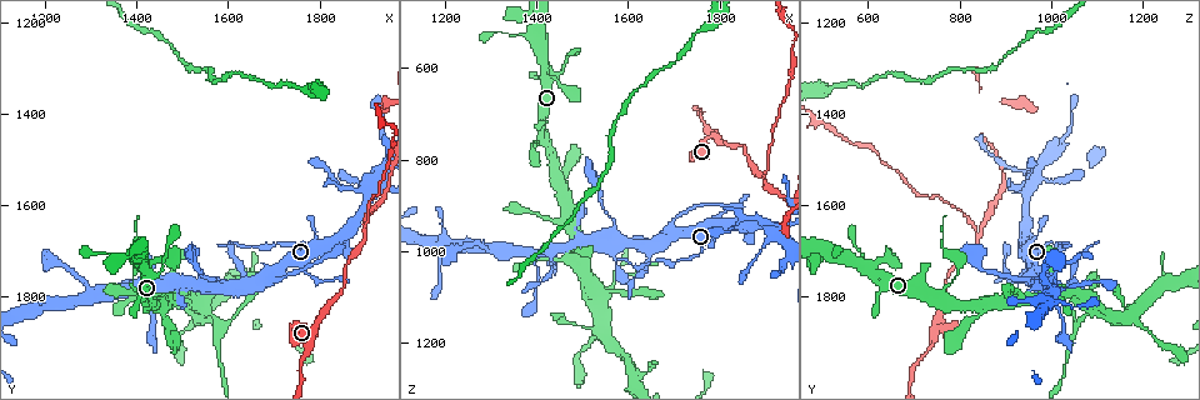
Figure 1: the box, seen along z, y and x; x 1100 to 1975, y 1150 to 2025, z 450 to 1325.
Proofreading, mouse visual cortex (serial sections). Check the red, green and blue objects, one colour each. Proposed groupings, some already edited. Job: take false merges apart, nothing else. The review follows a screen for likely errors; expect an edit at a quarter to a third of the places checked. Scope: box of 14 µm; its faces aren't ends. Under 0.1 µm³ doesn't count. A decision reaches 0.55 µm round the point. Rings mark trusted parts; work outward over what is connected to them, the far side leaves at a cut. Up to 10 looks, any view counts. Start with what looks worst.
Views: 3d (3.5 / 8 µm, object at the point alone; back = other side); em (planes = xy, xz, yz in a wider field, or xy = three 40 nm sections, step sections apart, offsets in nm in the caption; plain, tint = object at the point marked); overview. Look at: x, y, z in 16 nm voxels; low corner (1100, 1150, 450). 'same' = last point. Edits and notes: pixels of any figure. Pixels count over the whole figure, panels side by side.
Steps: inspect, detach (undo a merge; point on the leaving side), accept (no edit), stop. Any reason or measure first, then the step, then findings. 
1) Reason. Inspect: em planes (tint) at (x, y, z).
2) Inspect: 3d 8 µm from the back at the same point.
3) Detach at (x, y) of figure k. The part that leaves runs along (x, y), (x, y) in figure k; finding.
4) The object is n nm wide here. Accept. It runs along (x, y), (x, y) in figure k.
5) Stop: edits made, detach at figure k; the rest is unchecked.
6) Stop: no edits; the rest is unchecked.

Three-way junction. Inspect: 3d 3.5 µm at (1410, 1800, 745).

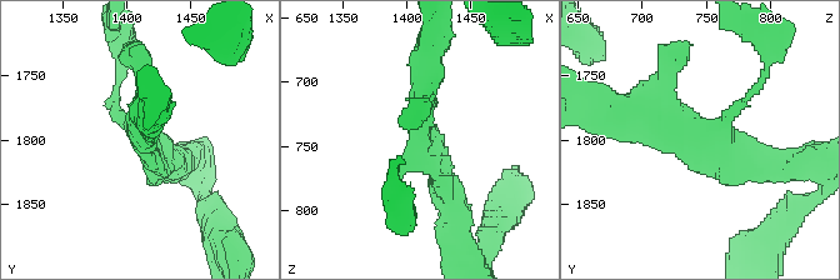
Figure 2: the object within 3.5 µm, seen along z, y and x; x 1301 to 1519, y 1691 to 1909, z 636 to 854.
3 arms meet here; the arms are 150, 300, 400 nm wide; shape alone is not enough. Inspect: em xy step 5 (tint) at (1408, 1798, 746).

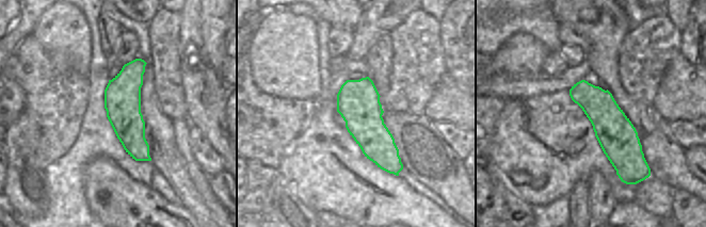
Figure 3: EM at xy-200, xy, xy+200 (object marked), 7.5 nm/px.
Inspect: em xy step 1 (tint) at the same point.

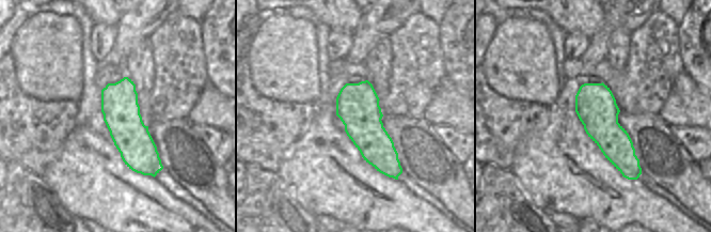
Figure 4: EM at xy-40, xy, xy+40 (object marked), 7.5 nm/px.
Accept. It runs along (624, 108), (761, 165) in figure 2; all the same cell.

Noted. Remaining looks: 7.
Inspect: 3d 8 µm at (1870, 1560, 930).

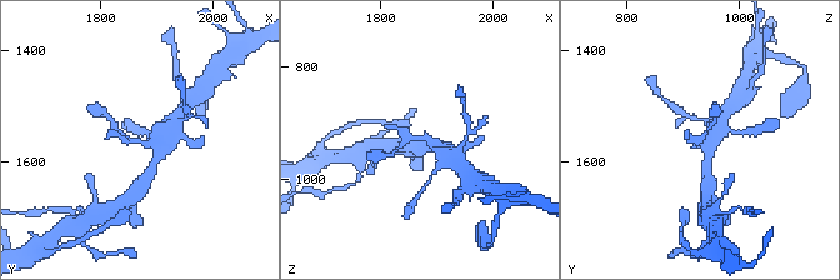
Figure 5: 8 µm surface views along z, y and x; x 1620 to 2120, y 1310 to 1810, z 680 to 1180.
Closer look. Inspect: 3d 3.5 µm at (1865, 1565, 930).

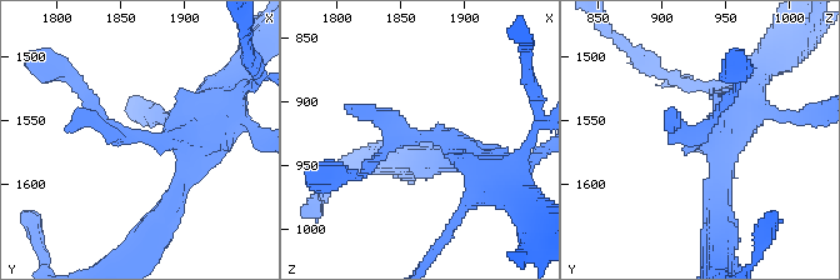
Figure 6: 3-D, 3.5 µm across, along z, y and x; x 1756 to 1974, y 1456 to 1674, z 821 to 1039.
Inspect: em xy step 2 (tint) at (1864, 1564, 930).

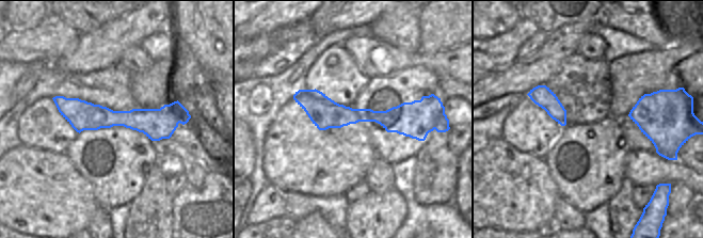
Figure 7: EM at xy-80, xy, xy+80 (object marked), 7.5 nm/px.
Accept. It runs along (297, 96), (333, 115), (424, 111) in figure 7; all the same cell.

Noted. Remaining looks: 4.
Thin arm on a thick one. Inspect: 3d 3.5 µm at (1555, 1830, 1090).

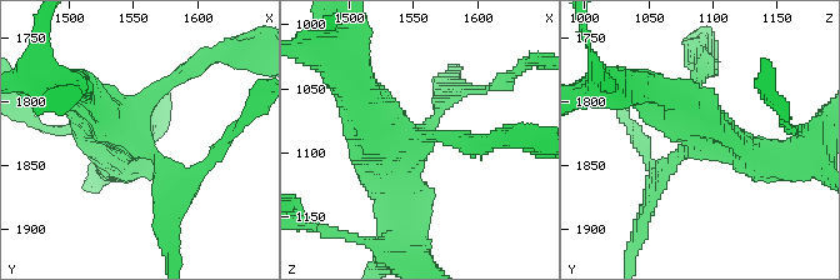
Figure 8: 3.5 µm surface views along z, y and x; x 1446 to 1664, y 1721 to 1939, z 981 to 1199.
4 arms meet here; the arms are 150, 150, 450, 500 nm wide. Inspect: em xy step 1 (tint) at (1550, 1830, 1084).

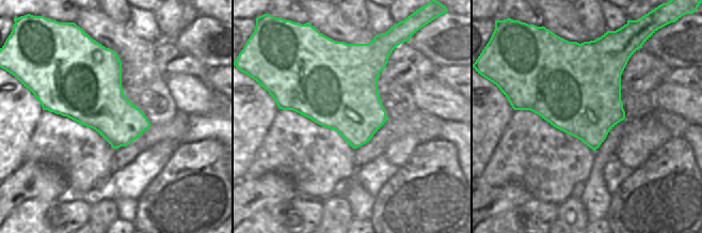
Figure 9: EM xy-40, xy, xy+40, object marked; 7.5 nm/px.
Detach at (461, 89) of figure 8. The part that leaves runs along (434, 115), (454, 90), (450, 68) in figure 8; two cells meet here.

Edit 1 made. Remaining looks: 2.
Thin neck. Inspect: 3d 3.5 µm at (1895, 1670, 845).

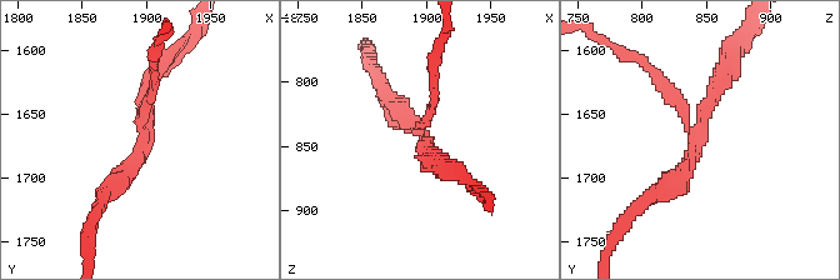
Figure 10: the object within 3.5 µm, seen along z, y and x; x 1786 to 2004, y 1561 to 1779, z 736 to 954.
3 arms meet here; the arms are 150, 150, 250 nm wide. Inspect: em xy step 1 (tint) at (1898, 1672, 840).

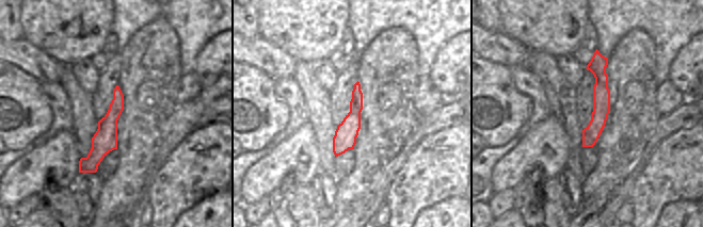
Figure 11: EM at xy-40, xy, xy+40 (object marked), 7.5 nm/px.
Detach at (665, 89) of figure 10. The part that leaves runs along (689, 125), (660, 75), (605, 40) in figure 10; two cells meet here.

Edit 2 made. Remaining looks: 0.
Stop: edits made, detach at figure 8, detach at figure 10; the rest is unchecked.

